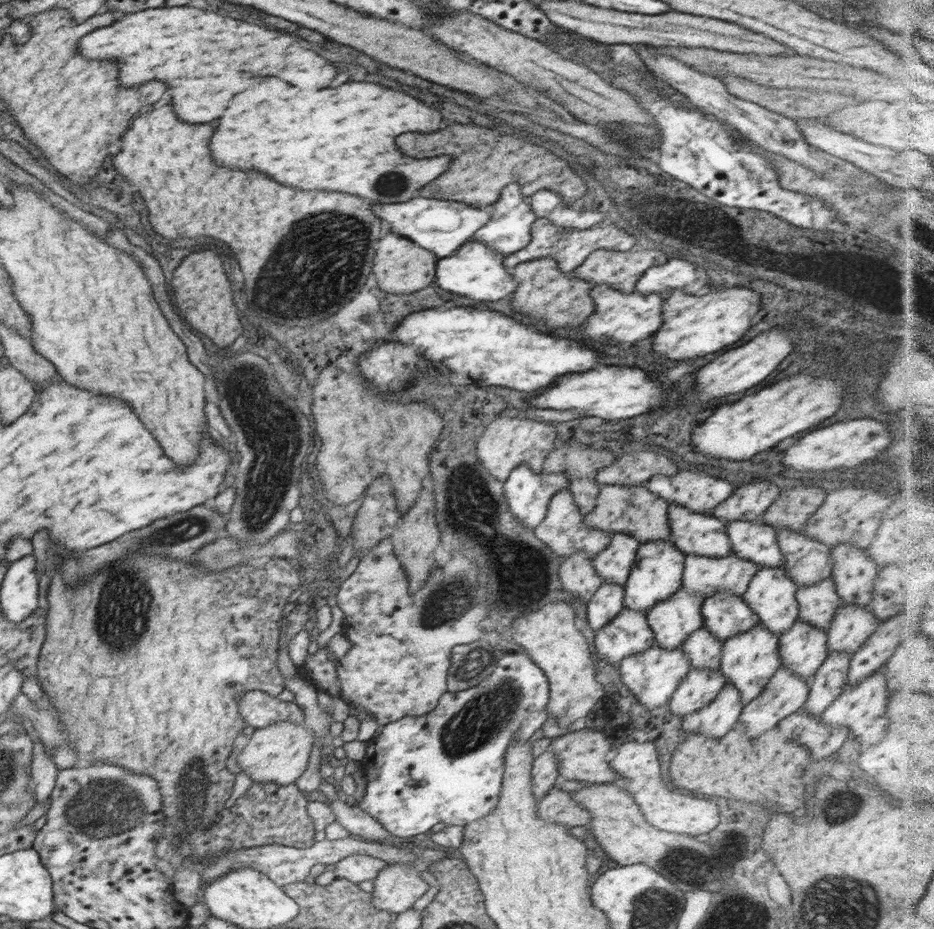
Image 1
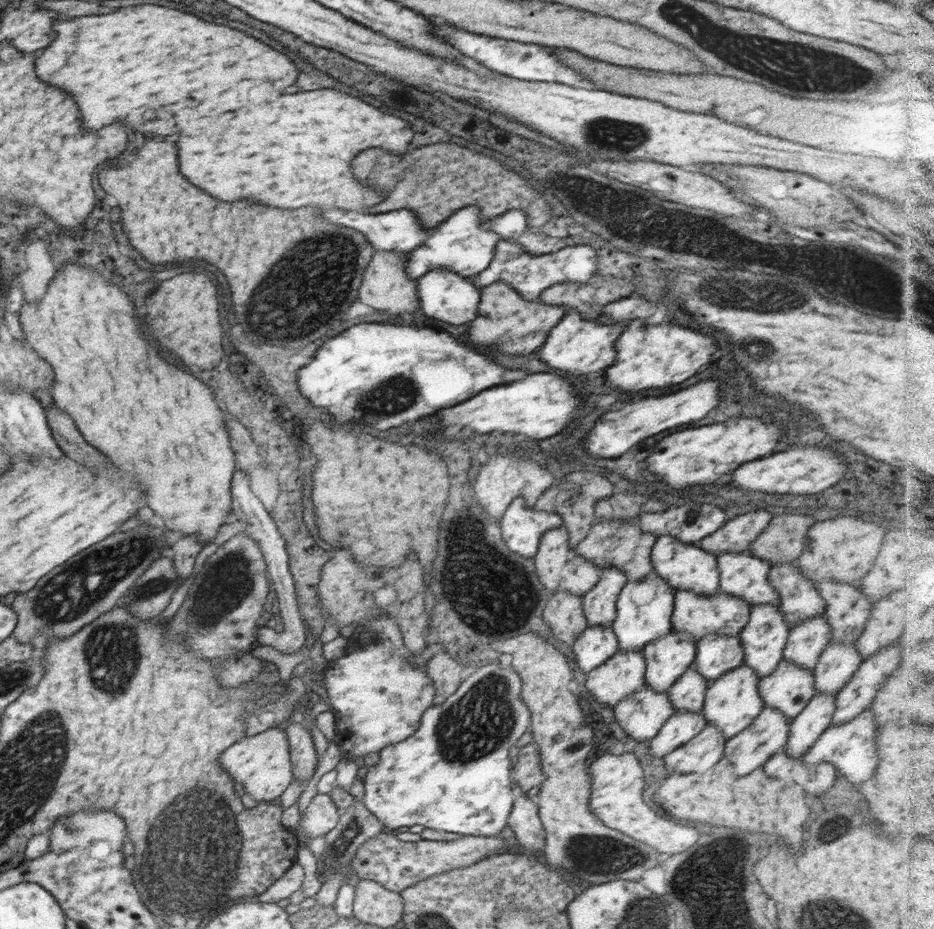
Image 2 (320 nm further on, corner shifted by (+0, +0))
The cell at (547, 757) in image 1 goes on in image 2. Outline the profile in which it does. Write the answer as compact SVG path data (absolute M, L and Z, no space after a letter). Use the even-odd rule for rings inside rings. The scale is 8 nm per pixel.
M517 792L516 799L513 802L511 813L509 814L507 824L514 832L517 838L517 845L526 850L542 850L545 848L545 830L539 817L537 799L528 797L526 792Z

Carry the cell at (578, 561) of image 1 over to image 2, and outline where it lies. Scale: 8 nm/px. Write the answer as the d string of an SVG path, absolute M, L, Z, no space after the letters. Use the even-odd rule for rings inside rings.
M568 592L556 593L549 598L542 617L562 644L572 647L581 632L589 626L582 604L582 597Z

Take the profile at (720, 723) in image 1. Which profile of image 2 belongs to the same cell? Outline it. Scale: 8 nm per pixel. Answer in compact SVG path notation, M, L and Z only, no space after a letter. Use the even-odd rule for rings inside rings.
M707 725L702 733L692 738L663 760L668 772L680 774L704 772L724 757L726 738L713 725Z

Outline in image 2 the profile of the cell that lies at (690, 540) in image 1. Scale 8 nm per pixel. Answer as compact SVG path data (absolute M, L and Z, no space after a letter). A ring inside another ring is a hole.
M669 533L659 536L651 552L653 571L662 577L674 592L692 591L696 595L706 597L719 591L720 574L717 567L717 555L706 552L698 544L684 544L681 540L670 536Z

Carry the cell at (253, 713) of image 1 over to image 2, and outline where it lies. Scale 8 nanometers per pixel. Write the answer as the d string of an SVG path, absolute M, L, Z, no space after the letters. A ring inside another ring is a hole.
M286 723L282 729L289 740L290 758L293 765L293 778L309 780L315 773L319 763L313 745L311 733L306 730L304 723Z

